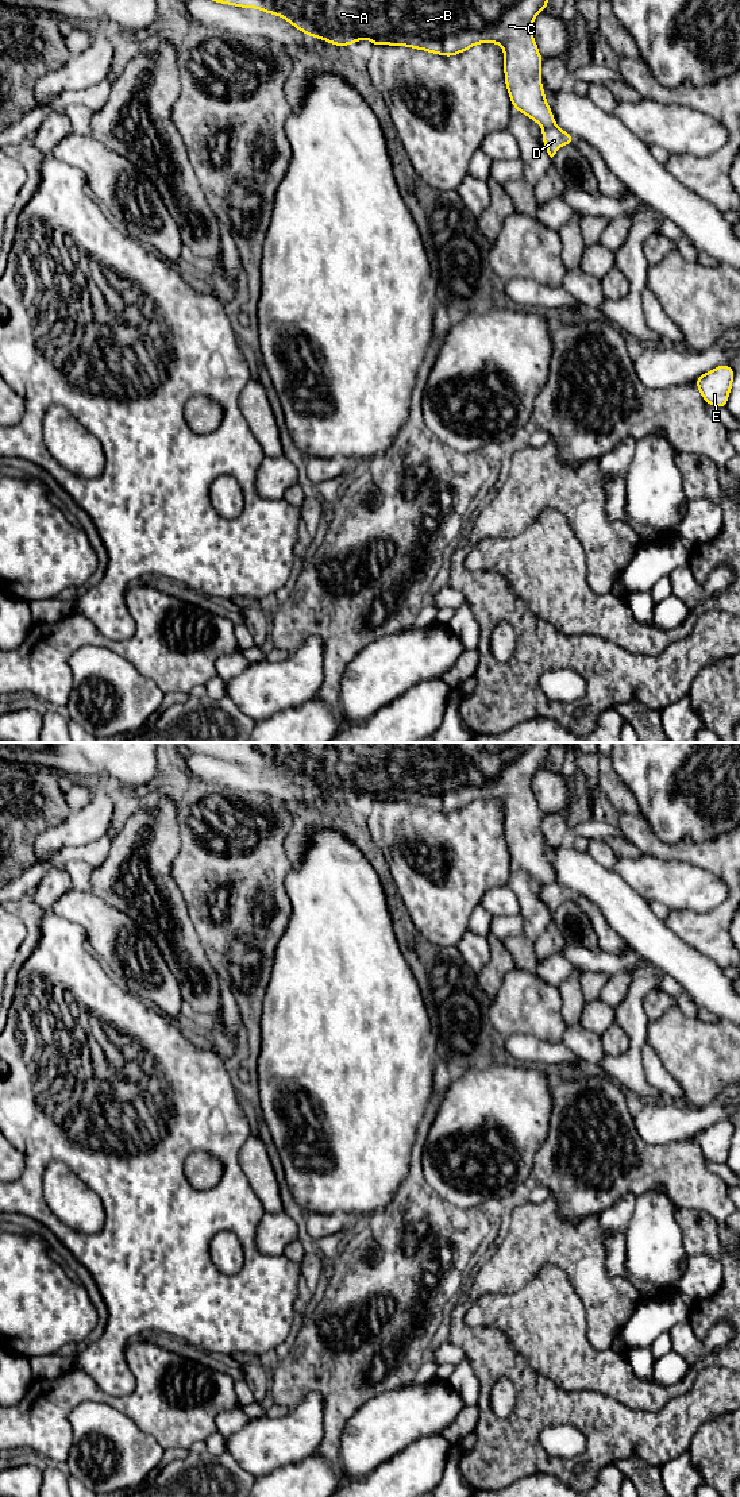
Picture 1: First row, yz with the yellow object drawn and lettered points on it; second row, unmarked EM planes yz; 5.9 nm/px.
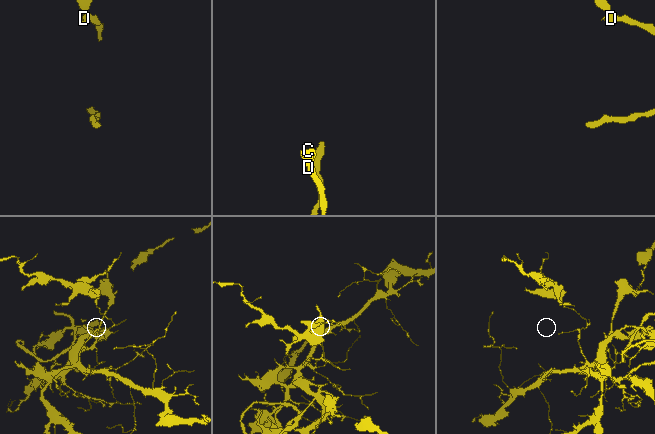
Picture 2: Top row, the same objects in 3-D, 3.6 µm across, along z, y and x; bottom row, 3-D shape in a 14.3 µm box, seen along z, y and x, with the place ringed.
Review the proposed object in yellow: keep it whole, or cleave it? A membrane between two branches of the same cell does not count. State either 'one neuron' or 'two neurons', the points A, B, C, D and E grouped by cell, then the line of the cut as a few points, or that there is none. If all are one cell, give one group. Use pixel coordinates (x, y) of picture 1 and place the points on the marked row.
two neurons; A B C / D E; cut in yz along (555, 124), (544, 128)

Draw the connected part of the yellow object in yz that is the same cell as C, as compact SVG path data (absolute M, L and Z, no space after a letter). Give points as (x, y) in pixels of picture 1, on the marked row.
M212 0L239 8L257 8L288 20L308 36L321 39L339 47L355 45L366 38L373 46L406 46L443 57L458 55L479 43L498 43L504 50L504 76L510 103L543 128L556 126L541 85L543 58L532 35L535 18L546 8L548 0Z

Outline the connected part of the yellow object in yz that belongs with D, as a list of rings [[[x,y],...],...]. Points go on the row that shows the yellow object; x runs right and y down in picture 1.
[[[558,126],[544,128],[541,134],[543,144],[552,158],[563,144],[574,146],[575,138]]]

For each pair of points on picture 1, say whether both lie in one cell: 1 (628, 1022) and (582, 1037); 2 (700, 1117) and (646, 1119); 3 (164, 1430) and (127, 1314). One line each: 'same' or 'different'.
1: different
2: same
3: different

